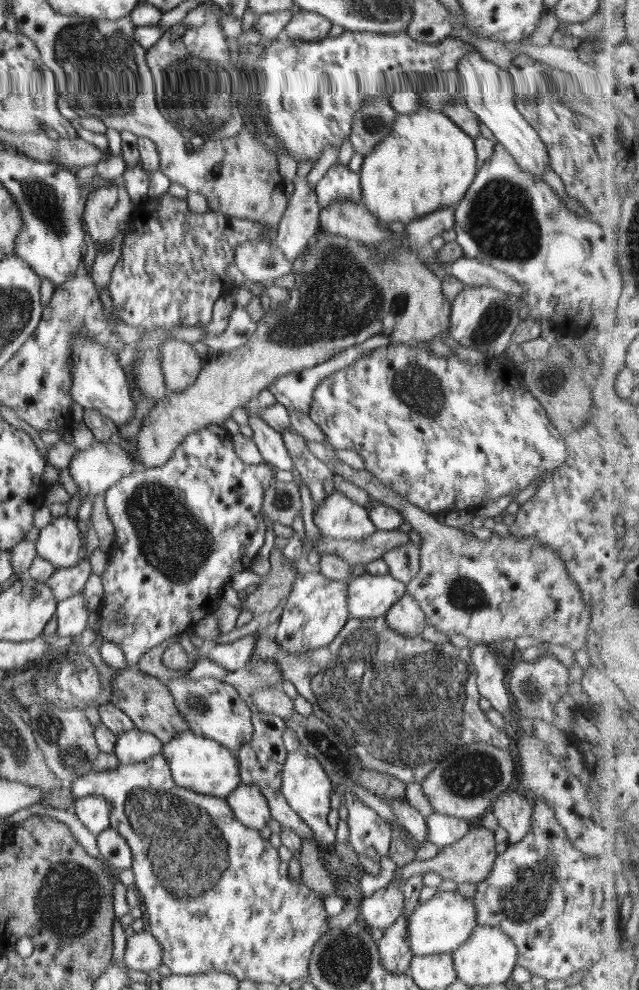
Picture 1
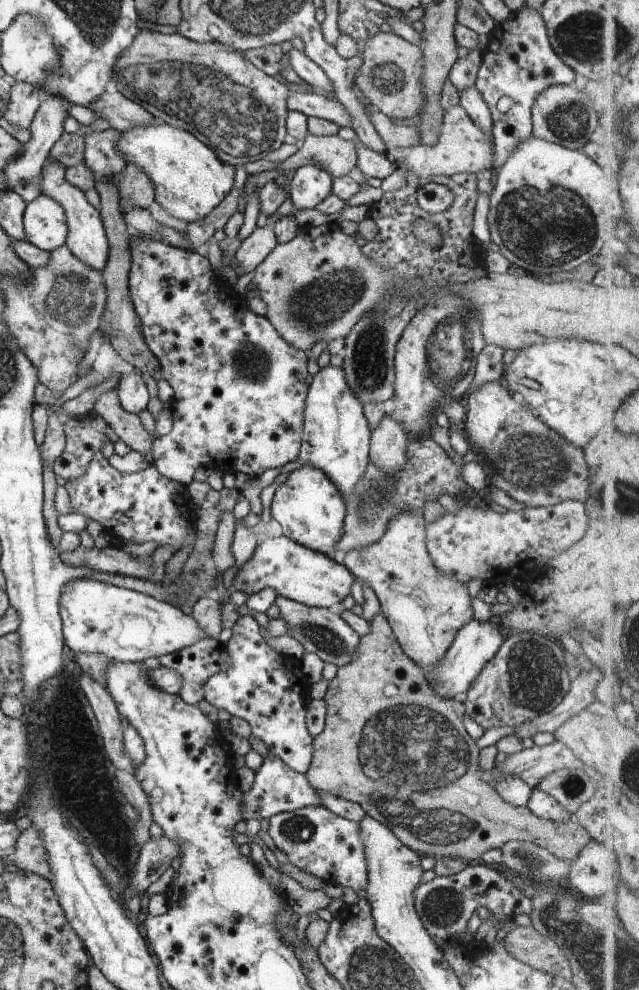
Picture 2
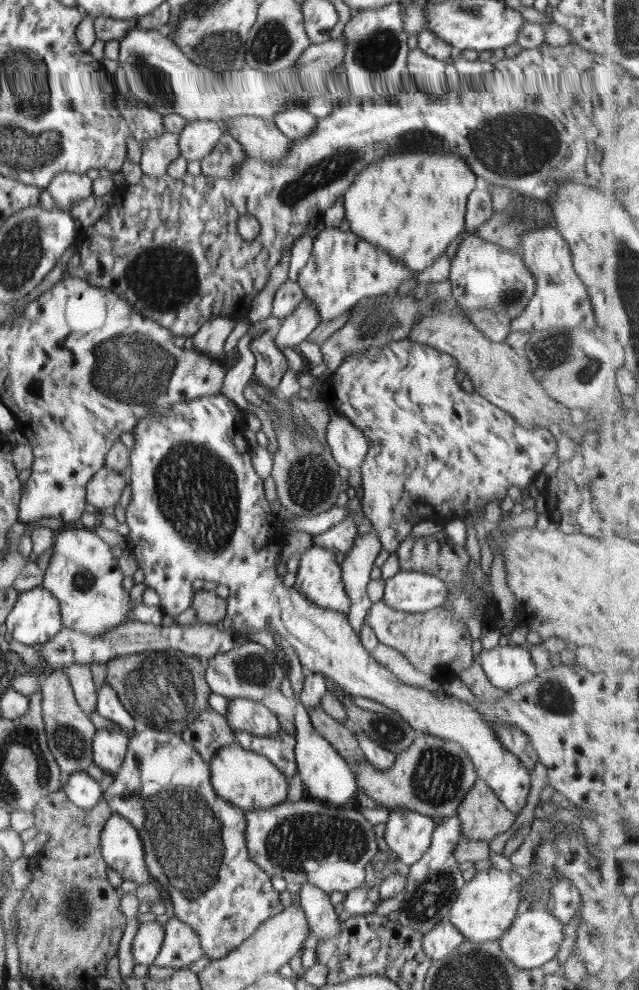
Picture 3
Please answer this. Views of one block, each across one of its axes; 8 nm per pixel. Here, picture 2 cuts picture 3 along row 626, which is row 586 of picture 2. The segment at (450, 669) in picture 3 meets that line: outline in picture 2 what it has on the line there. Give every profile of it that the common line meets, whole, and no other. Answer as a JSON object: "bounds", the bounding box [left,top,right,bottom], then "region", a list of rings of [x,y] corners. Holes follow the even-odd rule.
{"bounds":[344,513,473,677],"region":[[[402,513],[394,517],[387,526],[385,535],[367,549],[353,550],[346,553],[344,565],[356,577],[370,583],[381,604],[381,611],[387,618],[395,637],[403,651],[421,667],[428,677],[450,648],[456,633],[473,618],[471,596],[467,583],[454,575],[443,573],[432,560],[426,546],[426,522],[423,515]]]}

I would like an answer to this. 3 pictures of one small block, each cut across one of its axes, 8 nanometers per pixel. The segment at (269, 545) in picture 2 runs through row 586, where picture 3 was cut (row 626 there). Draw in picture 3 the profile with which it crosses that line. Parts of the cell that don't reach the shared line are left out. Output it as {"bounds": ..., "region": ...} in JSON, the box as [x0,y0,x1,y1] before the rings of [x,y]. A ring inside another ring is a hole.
{"bounds":[125,392,531,815],"region":[[[221,392],[178,402],[164,412],[153,412],[141,418],[135,426],[132,432],[135,443],[129,452],[132,496],[125,509],[126,524],[130,529],[125,549],[134,554],[138,568],[144,571],[144,586],[155,590],[164,614],[173,617],[191,607],[194,580],[202,578],[227,586],[230,589],[228,614],[234,623],[233,630],[242,633],[276,630],[292,645],[301,666],[326,675],[351,696],[364,696],[384,704],[400,714],[400,718],[413,729],[419,728],[426,734],[458,743],[472,759],[477,776],[494,790],[510,812],[518,815],[530,794],[531,770],[515,754],[504,749],[495,730],[472,705],[448,695],[444,686],[431,691],[398,680],[366,650],[345,613],[314,605],[296,588],[284,586],[276,571],[276,560],[281,558],[287,537],[284,536],[282,519],[273,514],[265,499],[263,479],[254,471],[251,462],[253,448],[246,440],[245,429],[246,418],[242,409]]]}

